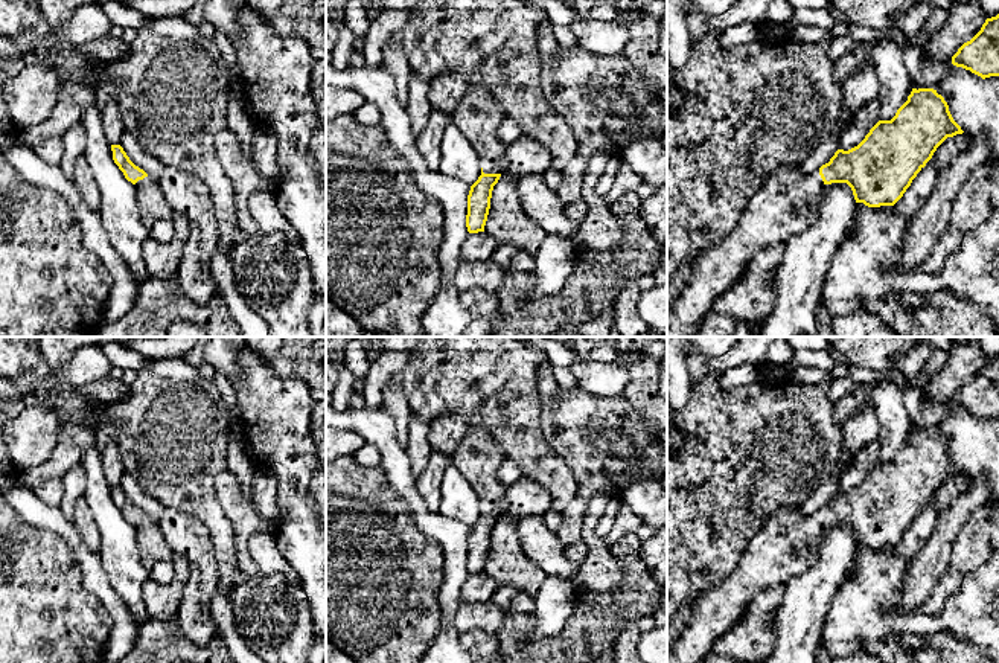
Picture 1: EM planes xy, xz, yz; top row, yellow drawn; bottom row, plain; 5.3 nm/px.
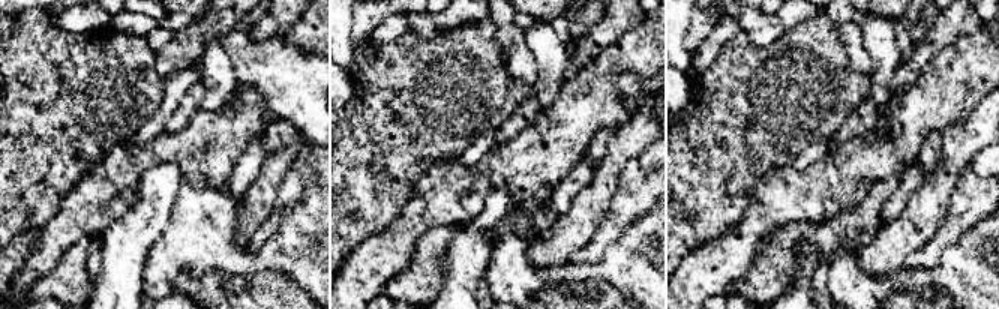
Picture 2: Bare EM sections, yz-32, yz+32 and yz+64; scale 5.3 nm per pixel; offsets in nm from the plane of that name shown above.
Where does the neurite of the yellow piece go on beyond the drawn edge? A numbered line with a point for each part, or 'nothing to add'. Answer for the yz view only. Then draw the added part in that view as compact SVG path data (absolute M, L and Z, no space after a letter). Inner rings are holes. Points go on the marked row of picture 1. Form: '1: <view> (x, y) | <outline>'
1: yz (788, 203) | M787 165L772 174L749 200L737 226L719 244L697 256L690 280L667 312L667 337L693 337L716 299L737 282L758 250L812 226L818 219L824 186L819 171L804 172L800 165Z

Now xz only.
1: xz (477, 116) | M469 84L451 114L451 123L468 139L480 157L484 174L501 174L506 143L496 139L504 120L503 107L481 85Z

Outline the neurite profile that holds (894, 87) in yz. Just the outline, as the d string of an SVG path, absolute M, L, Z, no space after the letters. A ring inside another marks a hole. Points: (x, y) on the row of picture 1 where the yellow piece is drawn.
M882 35L873 41L870 58L879 78L880 120L891 120L912 91L903 52L891 37Z

